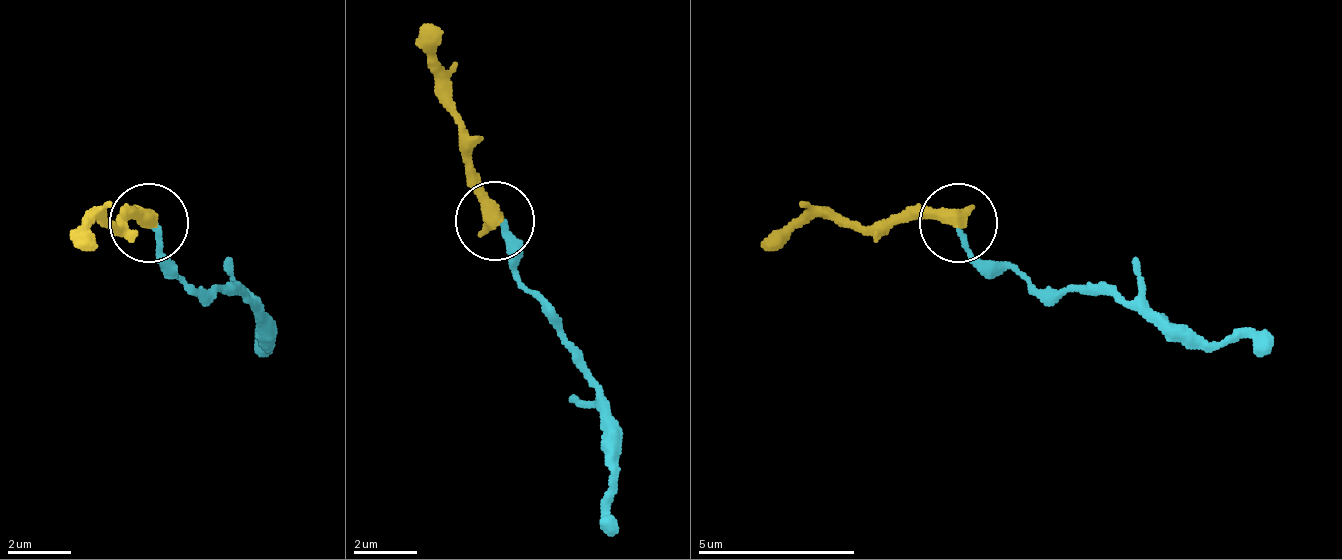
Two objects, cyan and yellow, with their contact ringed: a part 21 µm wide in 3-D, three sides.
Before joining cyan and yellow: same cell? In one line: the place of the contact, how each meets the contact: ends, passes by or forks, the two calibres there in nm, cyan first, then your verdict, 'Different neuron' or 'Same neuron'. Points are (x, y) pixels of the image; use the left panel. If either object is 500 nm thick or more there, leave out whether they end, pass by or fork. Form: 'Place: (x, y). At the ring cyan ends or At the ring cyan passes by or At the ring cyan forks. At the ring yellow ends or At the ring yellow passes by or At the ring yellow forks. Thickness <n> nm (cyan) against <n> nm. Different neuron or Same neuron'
Place: (149, 222). Thickness 170 nm (cyan) against 500 nm. Different neuron

